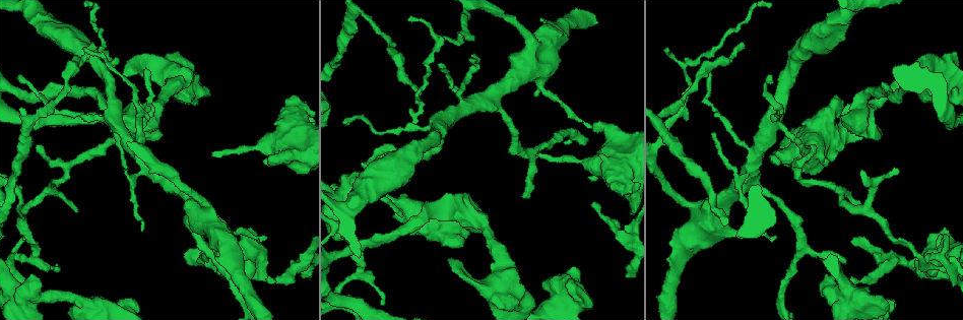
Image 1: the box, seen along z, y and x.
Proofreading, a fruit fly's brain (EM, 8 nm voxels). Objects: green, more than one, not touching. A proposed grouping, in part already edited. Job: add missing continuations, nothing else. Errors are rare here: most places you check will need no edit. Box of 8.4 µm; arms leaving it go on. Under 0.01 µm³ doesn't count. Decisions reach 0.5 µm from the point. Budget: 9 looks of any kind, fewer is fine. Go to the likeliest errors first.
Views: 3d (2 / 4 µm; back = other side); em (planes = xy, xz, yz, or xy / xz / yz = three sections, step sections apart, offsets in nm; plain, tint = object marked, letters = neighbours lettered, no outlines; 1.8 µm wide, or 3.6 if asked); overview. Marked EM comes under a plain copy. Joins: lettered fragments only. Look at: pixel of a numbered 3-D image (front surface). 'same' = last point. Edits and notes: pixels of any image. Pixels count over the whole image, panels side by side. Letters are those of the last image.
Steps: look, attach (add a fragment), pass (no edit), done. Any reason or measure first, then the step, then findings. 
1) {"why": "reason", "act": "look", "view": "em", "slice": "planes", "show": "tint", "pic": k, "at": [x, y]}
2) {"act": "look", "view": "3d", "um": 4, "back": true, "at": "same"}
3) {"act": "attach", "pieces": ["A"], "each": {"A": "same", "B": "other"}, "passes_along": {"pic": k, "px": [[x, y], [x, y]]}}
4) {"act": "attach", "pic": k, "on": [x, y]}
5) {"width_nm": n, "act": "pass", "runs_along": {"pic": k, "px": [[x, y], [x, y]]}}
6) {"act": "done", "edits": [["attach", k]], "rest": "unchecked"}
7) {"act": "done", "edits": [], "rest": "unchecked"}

{"why": "free end", "act": "look", "view": "em", "slice": "xy", "step": 4, "show": "tint", "pic": 1, "at": [851, 280]}

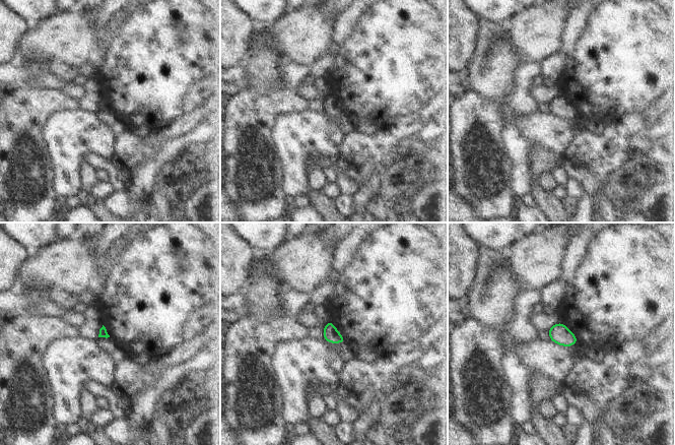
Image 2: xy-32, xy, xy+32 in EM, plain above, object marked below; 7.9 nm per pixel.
{"why": "see the neighbours", "act": "look", "view": "em", "slice": "xy", "step": 4, "show": "letters", "at": "same"}

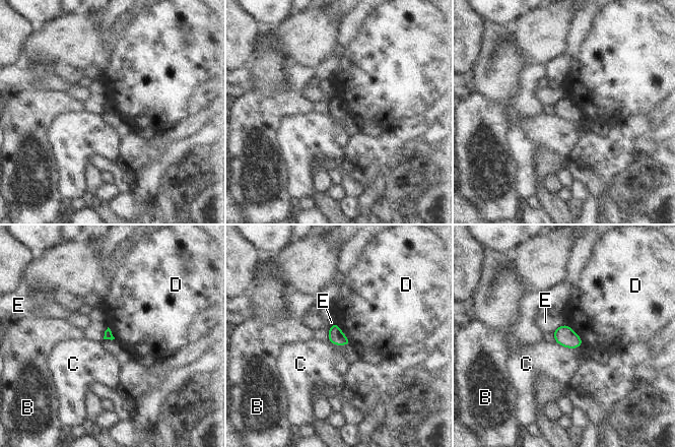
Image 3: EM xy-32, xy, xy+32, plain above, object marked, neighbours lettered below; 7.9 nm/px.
{"longest_contact_nm": ["C", 220], "act": "pass", "each": {"B": "other", "C": "other", "D": "other", "E": "other"}, "found": "none of them fits"}

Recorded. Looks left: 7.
{"why": "long arm stops here", "act": "look", "view": "3d", "um": 4, "pic": 1, "at": [420, 94]}

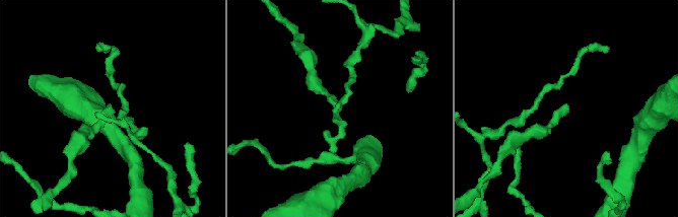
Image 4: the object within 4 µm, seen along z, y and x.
{"why": "need the tissue", "act": "look", "view": "em", "slice": "planes", "show": "letters", "pic": 4, "at": [107, 108]}

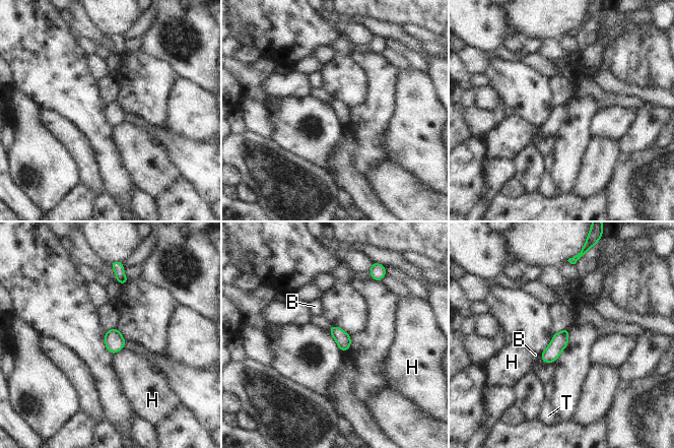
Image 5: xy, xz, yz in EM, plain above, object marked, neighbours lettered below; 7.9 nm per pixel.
{"act": "pass", "each": {"B": "other", "H": "other", "T": "other"}, "border": {"pic": 5, "px": [[539, 356], [546, 363], [555, 361]]}, "found": "none of them fits"}

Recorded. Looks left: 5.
{"why": "an open end", "act": "look", "view": "3d", "um": 4, "pic": 1, "at": [198, 263]}

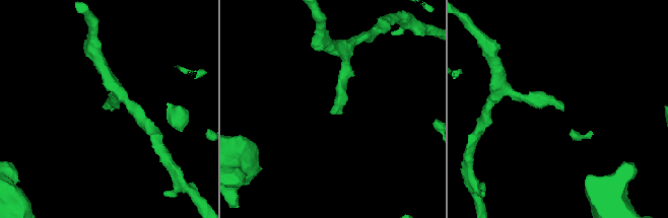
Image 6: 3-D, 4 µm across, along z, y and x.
{"act": "look", "view": "em", "slice": "planes", "show": "letters", "pic": 6, "at": [563, 109]}

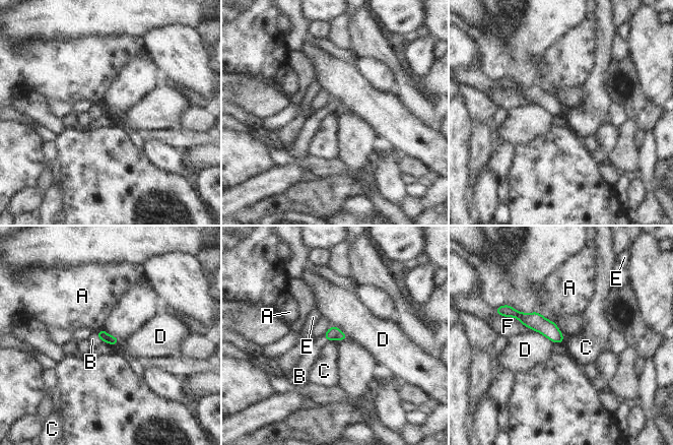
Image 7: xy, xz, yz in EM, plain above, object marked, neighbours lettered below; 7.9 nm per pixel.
{"act": "attach", "pic": 7, "on": [92, 339], "each": {"A": "other", "B": "same", "C": "other", "D": "other", "E": "other", "F": "other"}, "passes_along": {"pic": 7, "px": [[102, 334], [97, 337], [92, 339]]}, "found": "it goes on there"}

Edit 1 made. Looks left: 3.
{"why": "an open end", "act": "look", "view": "em", "slice": "planes", "show": "letters", "pic": 1, "at": [535, 154]}

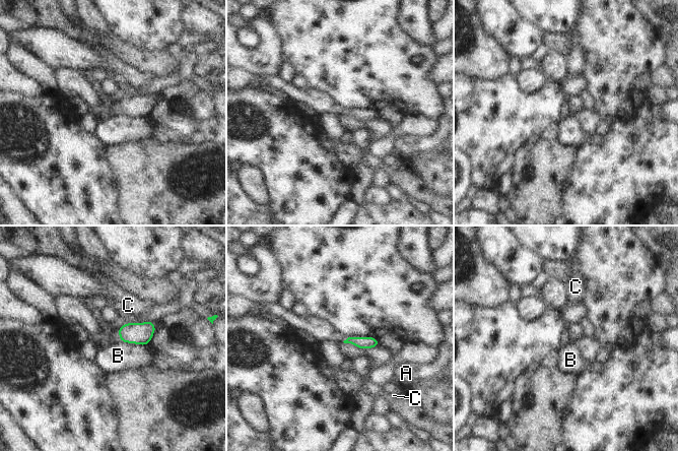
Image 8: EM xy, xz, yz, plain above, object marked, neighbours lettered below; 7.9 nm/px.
{"longest_contact_nm": ["B", 240], "act": "pass", "each": {"A": "other", "B": "other", "C": "other"}, "border": {"pic": 8, "px": [[118, 340], [146, 345]]}, "found": "no lettered fragment goes on from it"}

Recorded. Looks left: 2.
{"act": "done", "edits": [["attach", 7]], "rest": "unchecked"}

